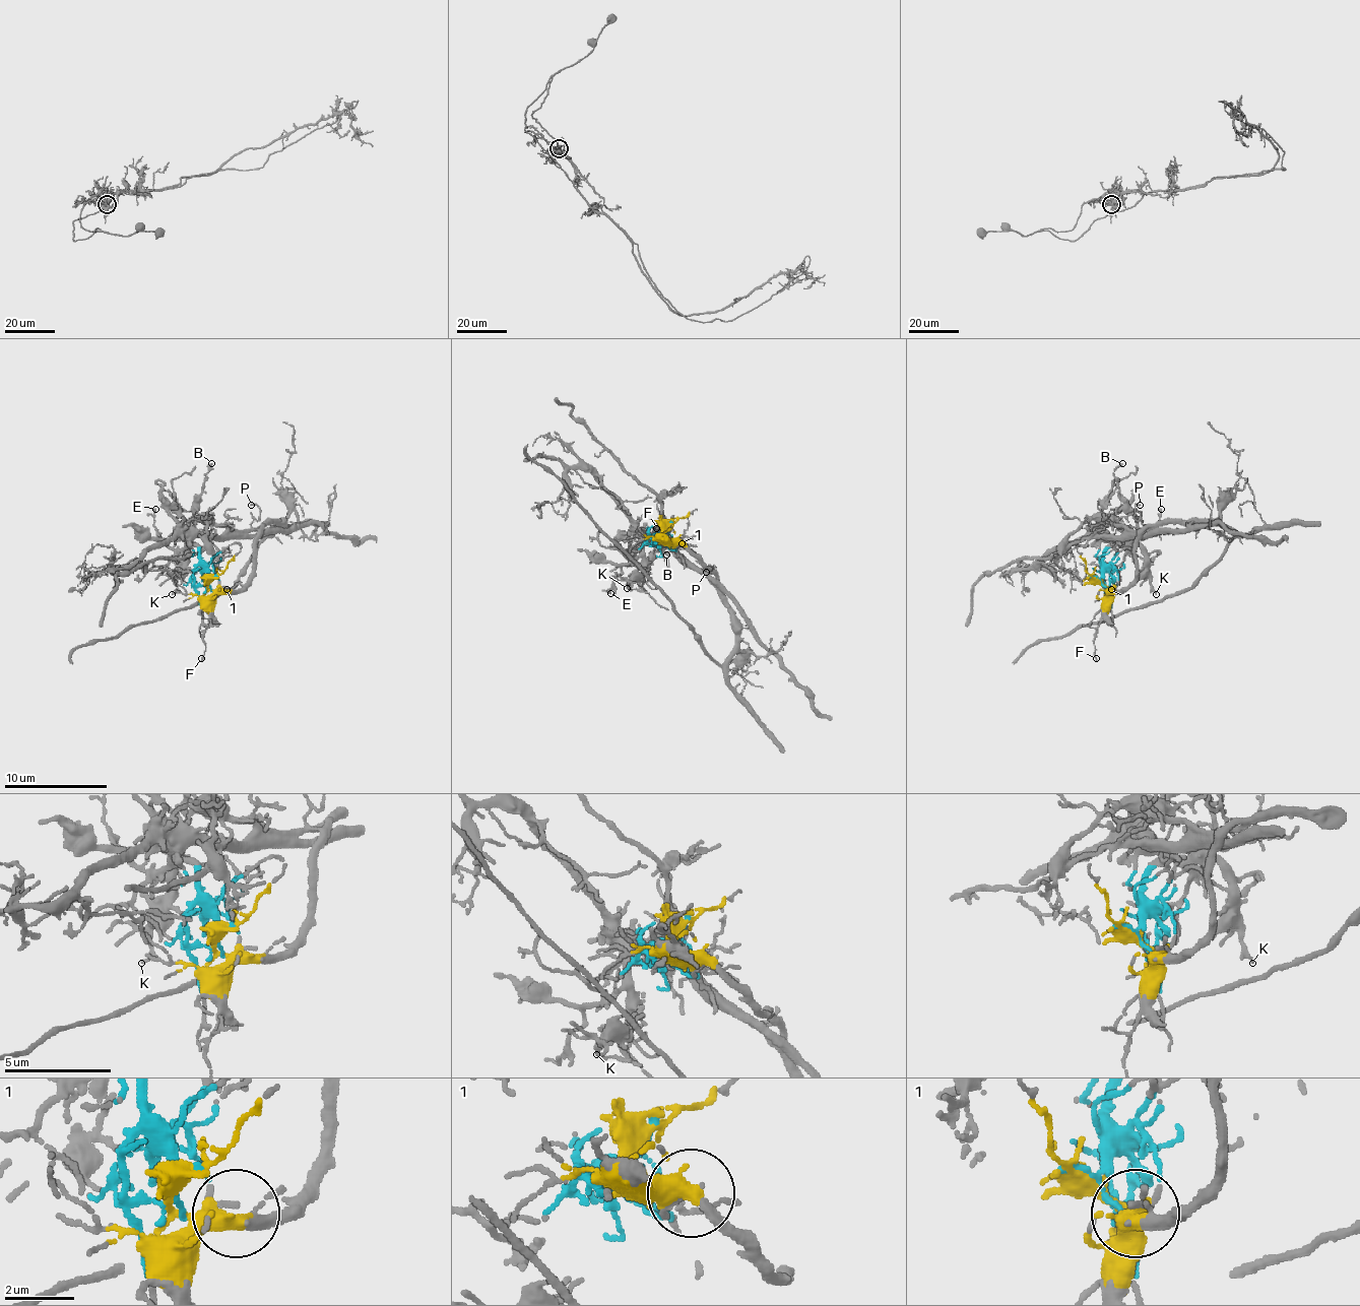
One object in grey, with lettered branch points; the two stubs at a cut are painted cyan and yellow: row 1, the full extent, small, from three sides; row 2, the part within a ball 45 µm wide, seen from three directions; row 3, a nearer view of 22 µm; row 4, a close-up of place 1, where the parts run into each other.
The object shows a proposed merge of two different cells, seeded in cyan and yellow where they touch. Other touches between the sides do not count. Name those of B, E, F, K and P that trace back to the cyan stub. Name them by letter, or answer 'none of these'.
B, E, K

